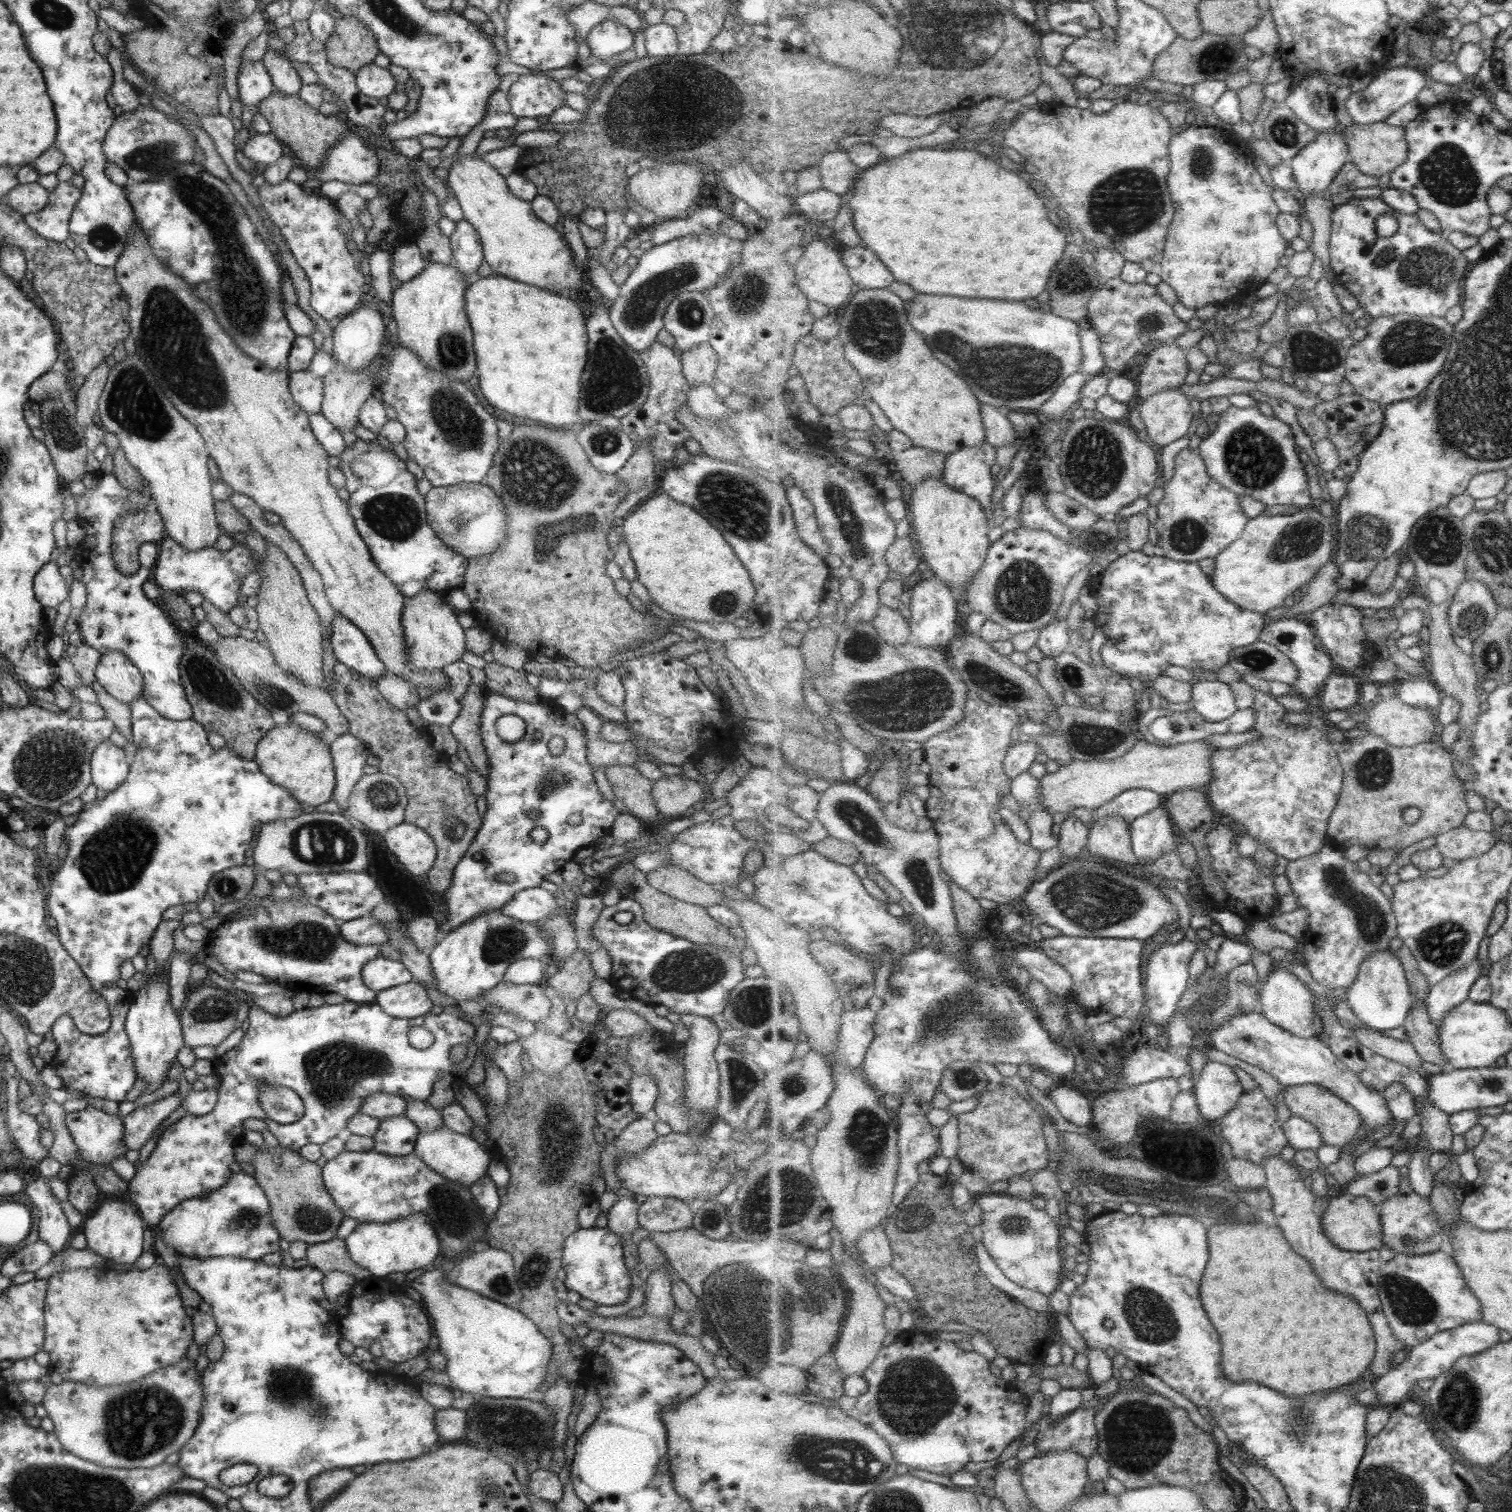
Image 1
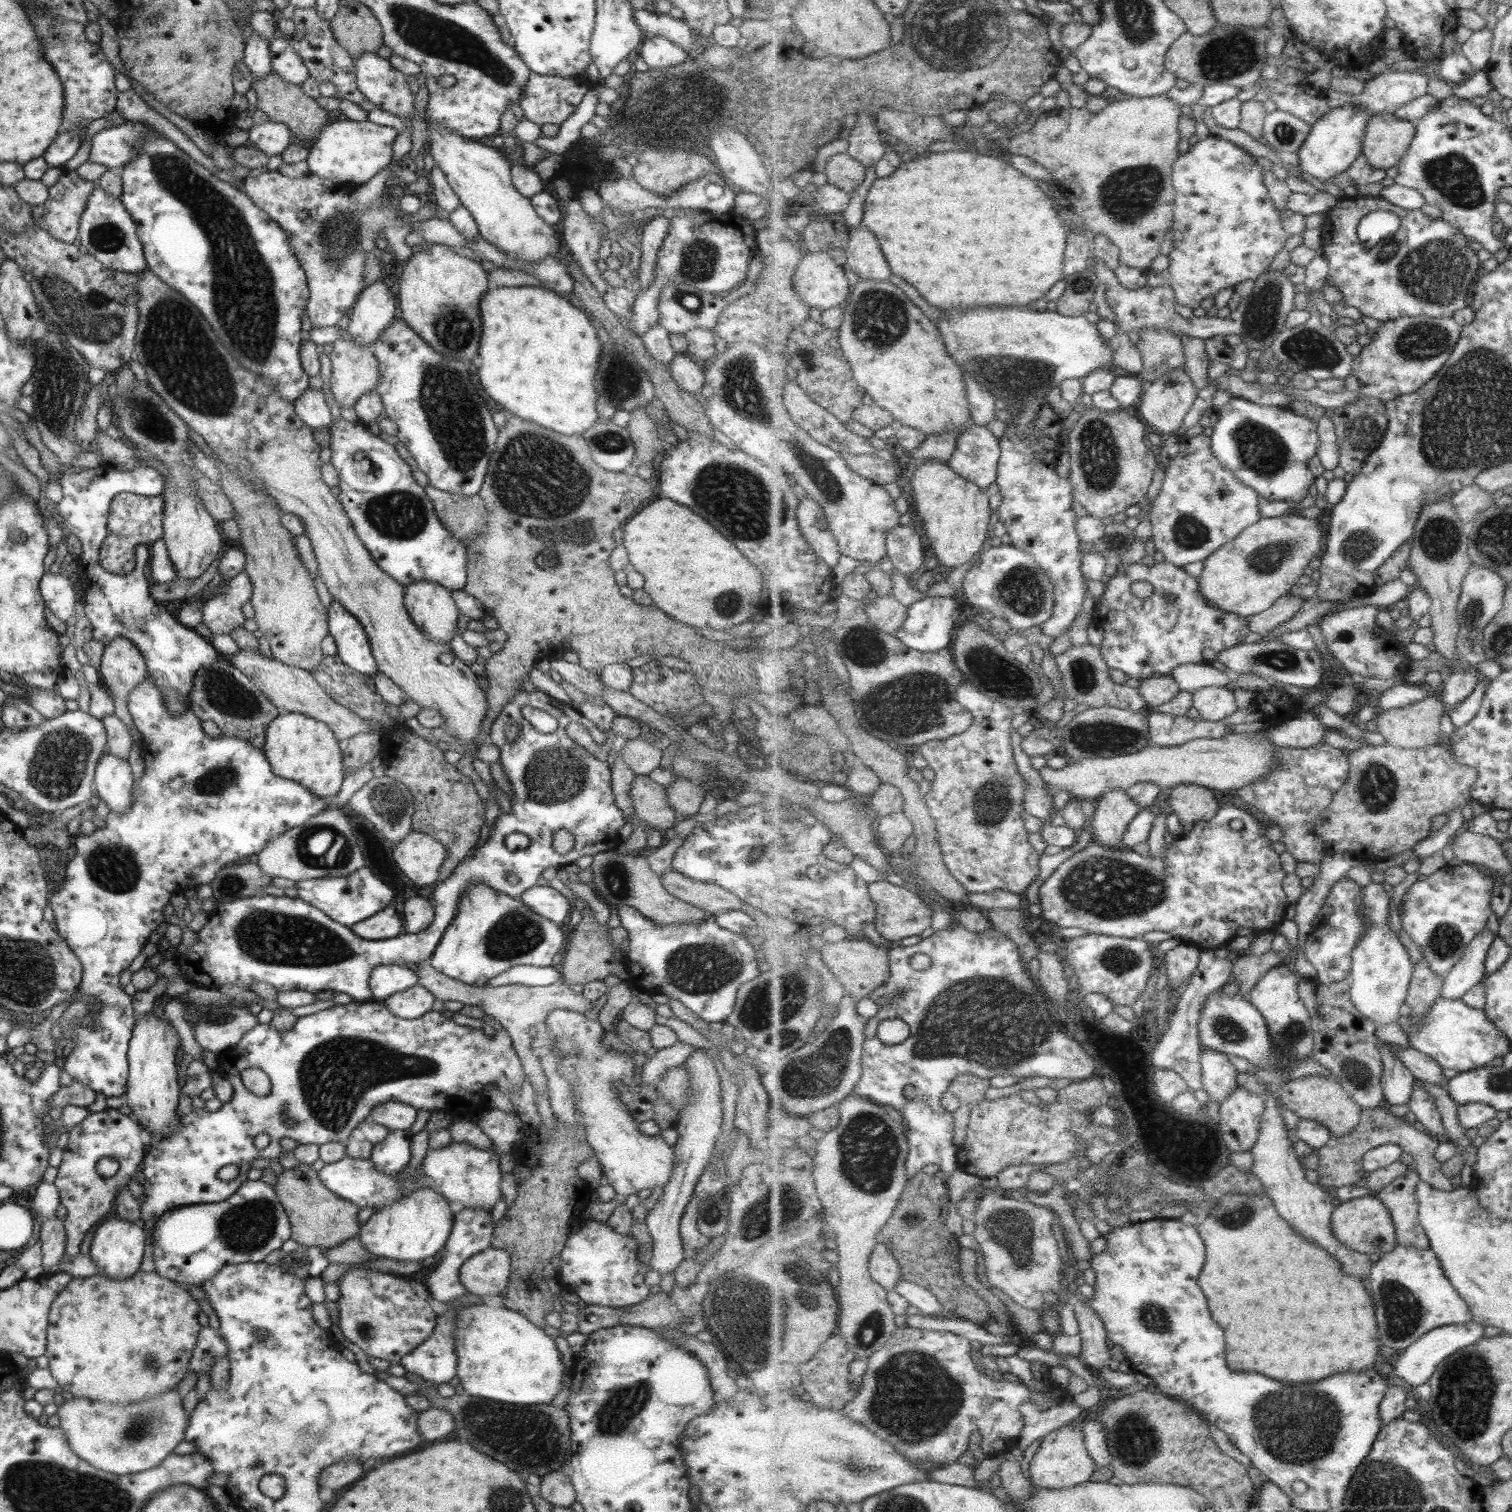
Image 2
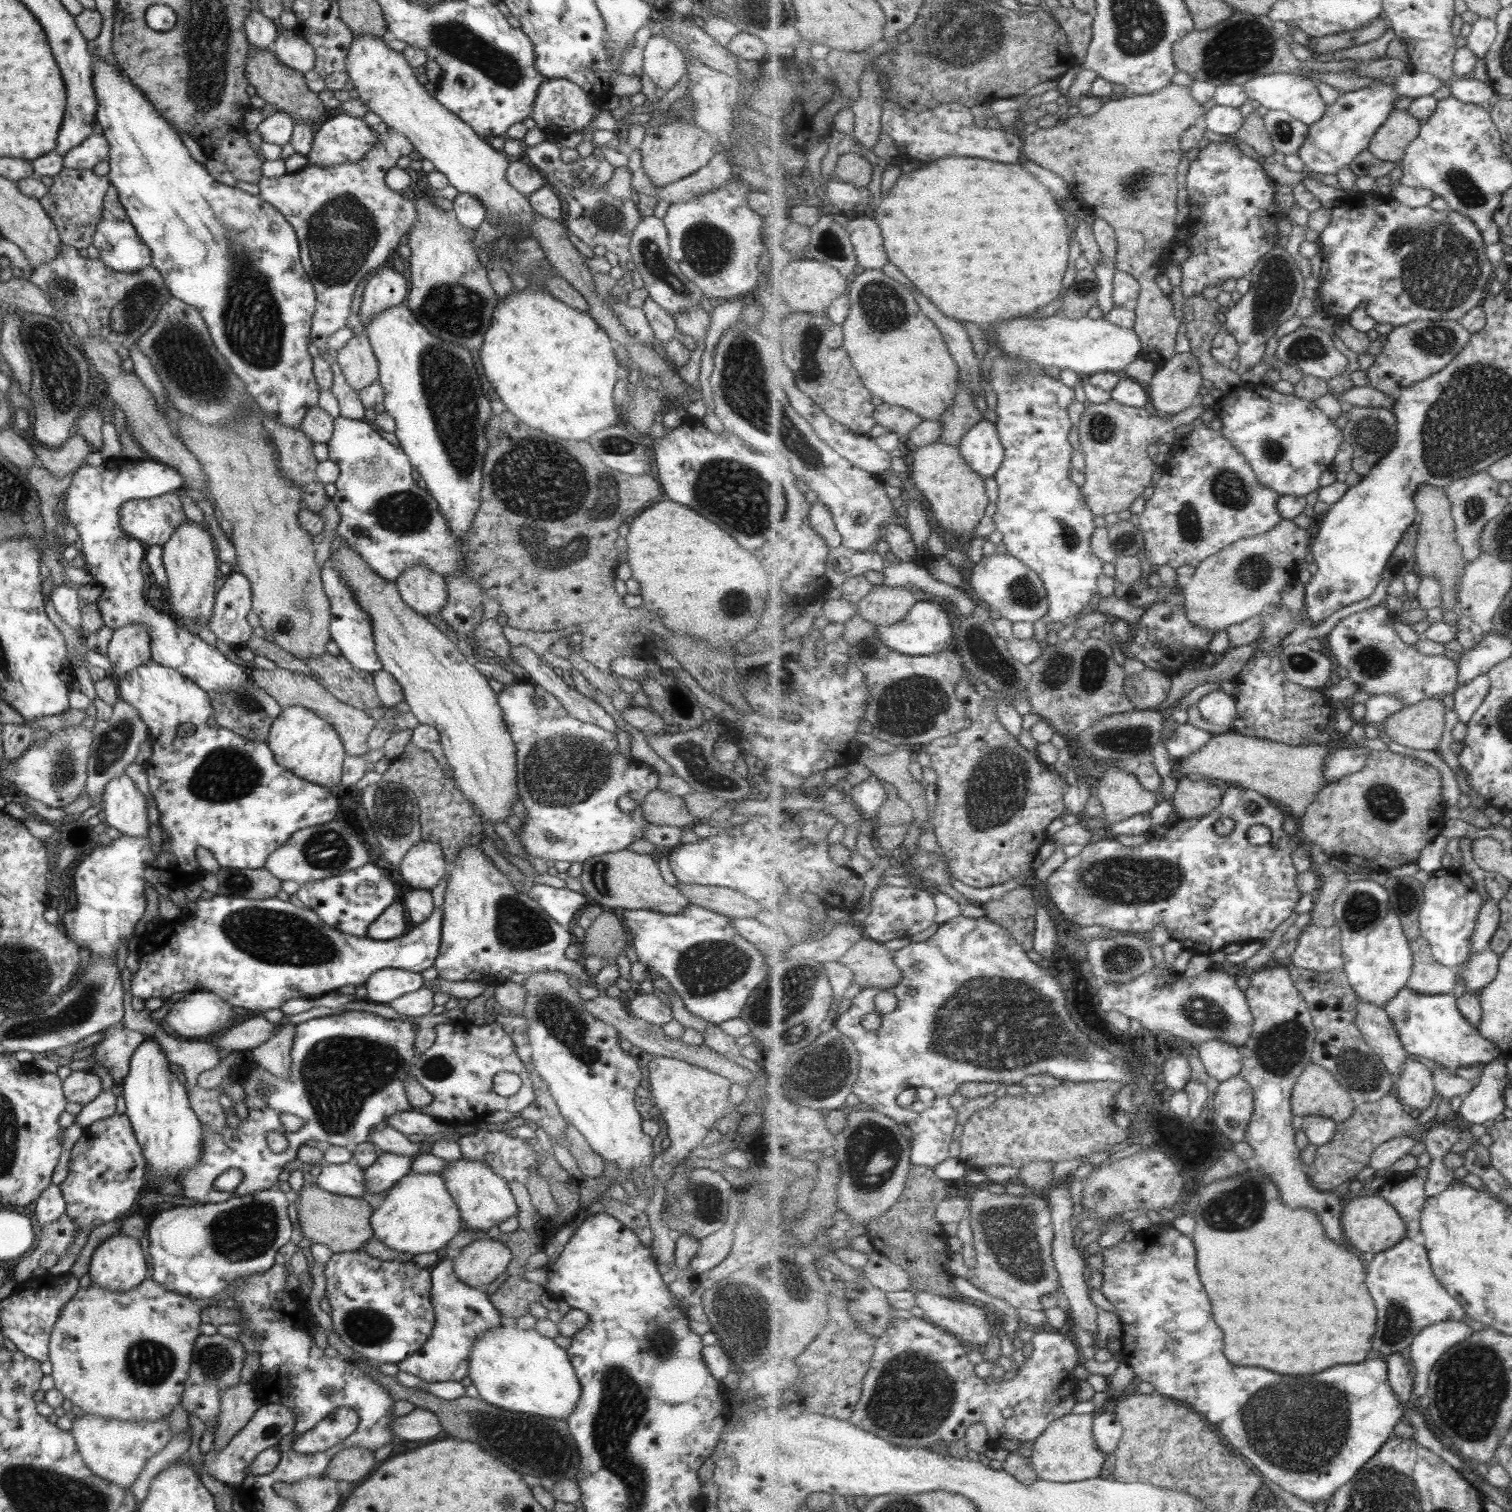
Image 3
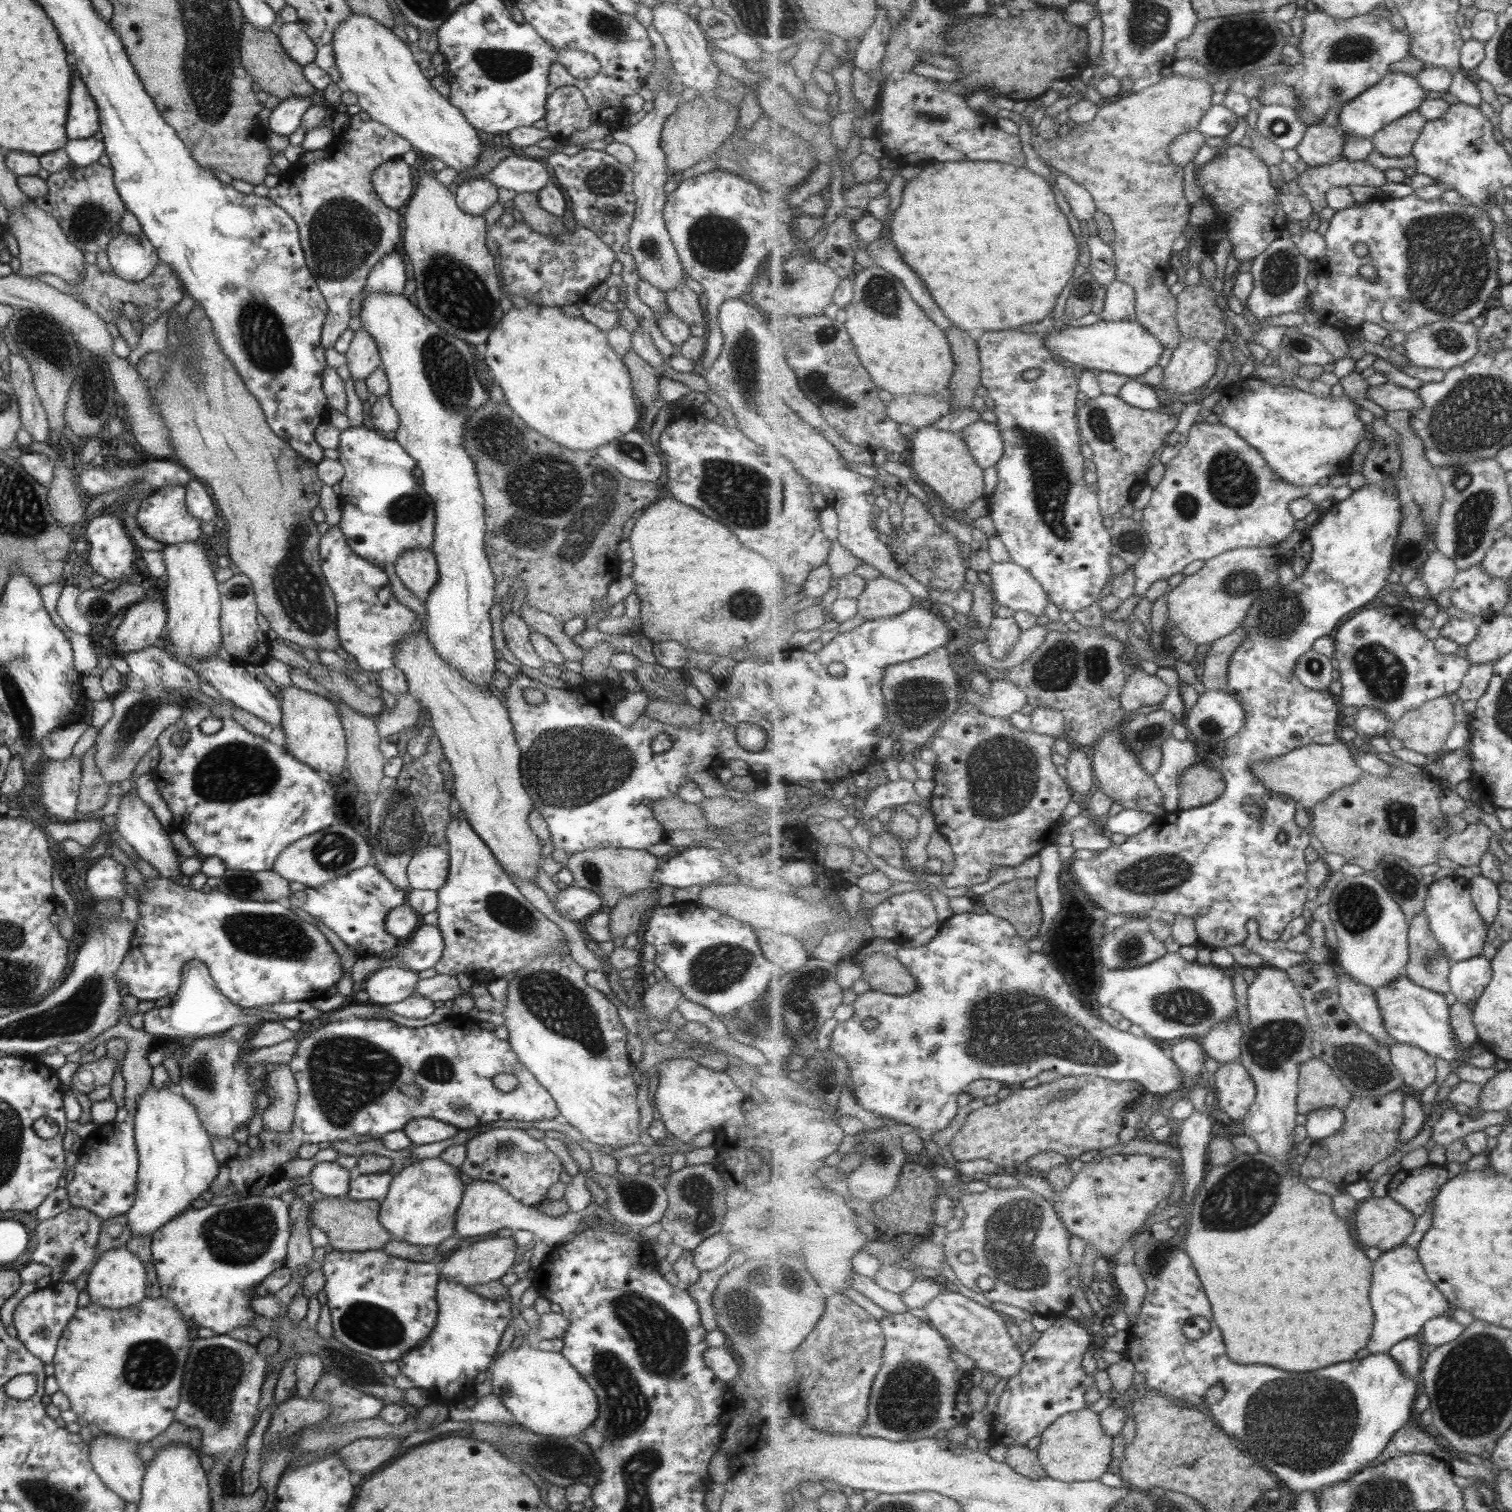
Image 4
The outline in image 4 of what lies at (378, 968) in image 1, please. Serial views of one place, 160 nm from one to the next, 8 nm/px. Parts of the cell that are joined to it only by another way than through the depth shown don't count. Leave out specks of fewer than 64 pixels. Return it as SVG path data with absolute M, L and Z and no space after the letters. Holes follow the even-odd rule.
M392 966L370 973L362 985L369 1003L385 1006L411 996L418 980L416 972Z

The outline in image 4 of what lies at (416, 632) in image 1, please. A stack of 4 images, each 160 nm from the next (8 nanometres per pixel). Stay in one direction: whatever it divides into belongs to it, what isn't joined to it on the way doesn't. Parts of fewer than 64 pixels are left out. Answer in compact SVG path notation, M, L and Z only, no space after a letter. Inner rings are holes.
M409 549L394 562L395 574L401 584L415 596L428 594L437 583L437 565L430 550Z

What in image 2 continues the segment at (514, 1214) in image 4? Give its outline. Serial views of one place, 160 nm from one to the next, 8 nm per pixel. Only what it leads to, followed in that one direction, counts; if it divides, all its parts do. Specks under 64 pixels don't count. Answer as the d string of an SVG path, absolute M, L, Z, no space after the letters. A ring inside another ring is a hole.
M451 1141L436 1149L427 1149L422 1160L422 1170L429 1180L429 1187L455 1208L482 1208L490 1211L499 1192L499 1153L481 1150L467 1143Z

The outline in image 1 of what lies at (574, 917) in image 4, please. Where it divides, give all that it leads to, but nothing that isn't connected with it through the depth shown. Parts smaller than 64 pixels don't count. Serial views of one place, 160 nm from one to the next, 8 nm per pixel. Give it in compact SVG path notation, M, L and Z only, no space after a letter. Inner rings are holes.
M533 887L516 892L498 911L519 922L537 923L555 907L555 897L541 887Z

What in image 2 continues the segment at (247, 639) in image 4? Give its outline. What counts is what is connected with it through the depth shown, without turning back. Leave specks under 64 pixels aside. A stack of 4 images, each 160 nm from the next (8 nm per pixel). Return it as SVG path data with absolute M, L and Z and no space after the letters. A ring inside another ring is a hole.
M245 572L237 574L227 584L225 590L207 599L200 606L201 624L205 624L211 633L228 634L245 619L241 606L250 599L252 586Z

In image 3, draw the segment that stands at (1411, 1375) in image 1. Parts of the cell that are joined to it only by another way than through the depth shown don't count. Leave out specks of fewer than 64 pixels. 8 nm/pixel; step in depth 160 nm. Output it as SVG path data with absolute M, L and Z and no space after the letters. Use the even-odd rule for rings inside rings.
M1441 1321L1424 1328L1410 1346L1411 1365L1416 1371L1414 1388L1428 1394L1430 1376L1437 1361L1456 1344L1467 1340L1473 1331L1463 1321Z

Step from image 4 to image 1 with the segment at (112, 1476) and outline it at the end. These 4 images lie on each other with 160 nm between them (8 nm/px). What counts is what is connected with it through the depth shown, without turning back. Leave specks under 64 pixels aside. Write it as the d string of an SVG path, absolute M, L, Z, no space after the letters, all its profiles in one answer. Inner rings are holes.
M185 1354L185 1357L181 1357L179 1360L176 1360L176 1363L150 1372L149 1374L139 1378L139 1380L131 1382L131 1384L96 1387L95 1385L91 1386L85 1383L78 1383L77 1381L70 1380L61 1381L59 1384L51 1383L45 1389L45 1392L41 1397L40 1404L45 1409L46 1417L53 1423L52 1432L55 1433L60 1445L67 1452L72 1453L72 1455L77 1456L77 1458L81 1458L81 1460L89 1460L89 1463L93 1462L93 1464L98 1467L133 1469L158 1466L160 1463L164 1463L164 1458L168 1454L178 1452L178 1450L186 1443L186 1440L189 1440L190 1437L193 1436L193 1433L197 1428L198 1421L200 1420L202 1400L204 1400L204 1396L202 1395L202 1375L197 1375L195 1362L190 1361Z

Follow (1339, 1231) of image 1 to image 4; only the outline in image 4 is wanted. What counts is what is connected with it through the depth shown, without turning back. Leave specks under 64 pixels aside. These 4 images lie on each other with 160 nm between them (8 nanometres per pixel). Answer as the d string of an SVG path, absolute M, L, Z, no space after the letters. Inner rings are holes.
M1388 1194L1384 1197L1372 1197L1359 1202L1355 1214L1355 1234L1364 1248L1374 1246L1381 1251L1400 1247L1413 1234L1417 1217L1405 1208L1400 1201Z

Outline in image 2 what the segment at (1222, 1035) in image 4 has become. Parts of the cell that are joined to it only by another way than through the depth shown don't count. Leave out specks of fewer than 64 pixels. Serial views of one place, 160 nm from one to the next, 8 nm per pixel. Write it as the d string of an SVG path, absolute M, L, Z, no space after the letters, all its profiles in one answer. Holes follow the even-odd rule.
M1202 1050L1201 1064L1208 1100L1225 1102L1238 1087L1237 1068L1231 1064L1226 1053L1213 1050Z

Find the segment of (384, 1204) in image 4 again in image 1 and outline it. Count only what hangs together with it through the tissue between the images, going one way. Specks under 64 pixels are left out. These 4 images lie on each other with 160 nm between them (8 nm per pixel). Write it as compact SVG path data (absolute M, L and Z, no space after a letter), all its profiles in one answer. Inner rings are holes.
M412 1214L385 1224L367 1222L355 1225L344 1238L349 1258L355 1265L369 1271L372 1278L399 1279L412 1270L425 1268L440 1253L440 1244L433 1227L422 1214Z

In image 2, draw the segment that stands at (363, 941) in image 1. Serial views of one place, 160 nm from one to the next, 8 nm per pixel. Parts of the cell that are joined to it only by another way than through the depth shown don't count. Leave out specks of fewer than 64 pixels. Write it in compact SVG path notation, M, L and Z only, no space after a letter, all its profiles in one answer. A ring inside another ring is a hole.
M389 905L373 914L373 916L368 916L365 920L353 924L350 929L355 936L359 936L363 940L393 938L403 933L401 918L397 916L395 909Z

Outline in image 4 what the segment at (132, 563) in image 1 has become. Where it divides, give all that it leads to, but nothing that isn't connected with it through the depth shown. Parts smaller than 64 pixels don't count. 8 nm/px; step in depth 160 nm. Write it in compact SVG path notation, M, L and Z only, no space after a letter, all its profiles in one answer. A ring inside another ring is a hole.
M164 486L142 499L133 516L141 531L164 546L181 544L181 542L195 542L202 533L200 529L202 520L194 518L188 512L184 494L183 486Z

